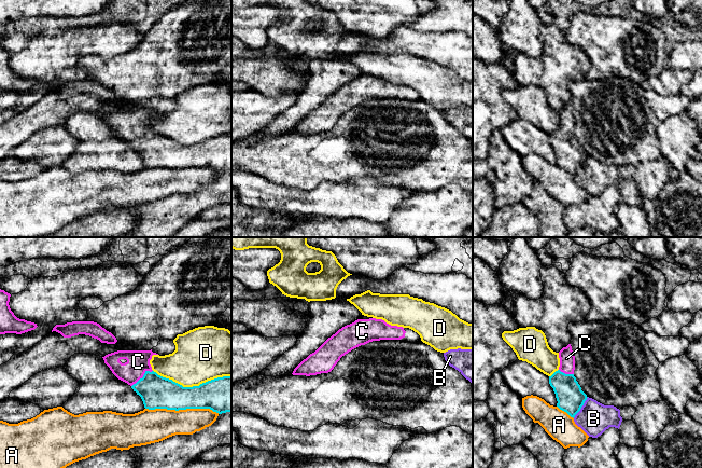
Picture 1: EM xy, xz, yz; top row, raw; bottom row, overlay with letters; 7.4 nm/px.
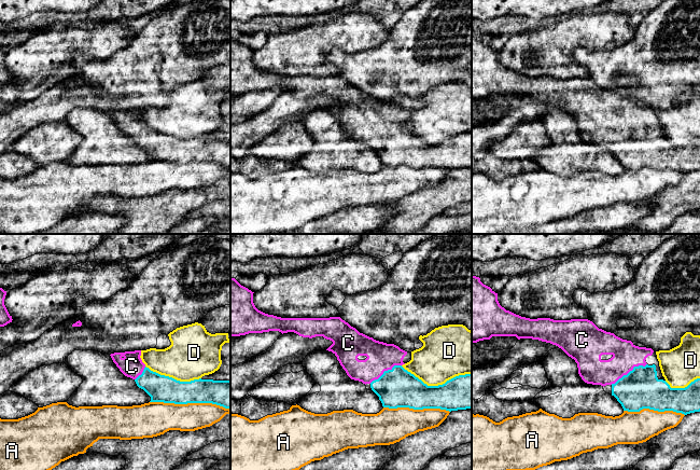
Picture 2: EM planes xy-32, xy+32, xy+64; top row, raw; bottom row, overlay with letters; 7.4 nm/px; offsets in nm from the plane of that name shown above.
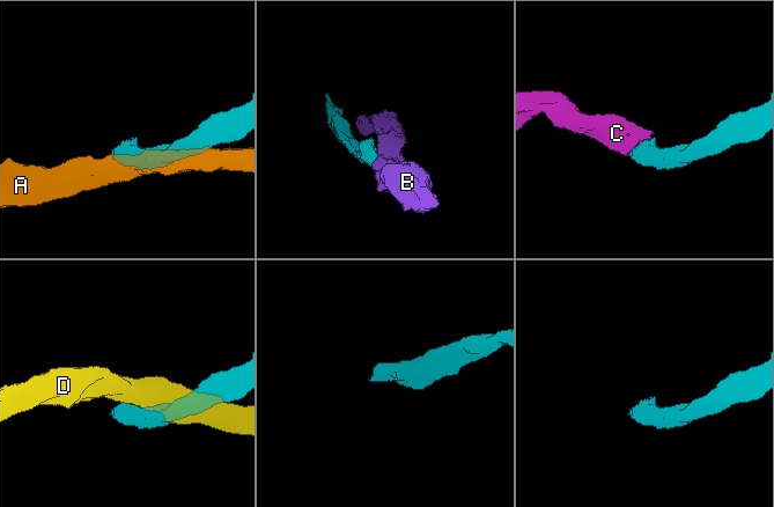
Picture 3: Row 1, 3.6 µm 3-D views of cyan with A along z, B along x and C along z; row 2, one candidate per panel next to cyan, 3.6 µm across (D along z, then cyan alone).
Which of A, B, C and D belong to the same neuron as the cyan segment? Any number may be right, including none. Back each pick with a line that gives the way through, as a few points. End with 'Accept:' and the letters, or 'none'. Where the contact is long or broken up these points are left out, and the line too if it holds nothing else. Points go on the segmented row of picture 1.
C: across xy (156, 391), (143, 376), (138, 371), (138, 361)
Accept: C

